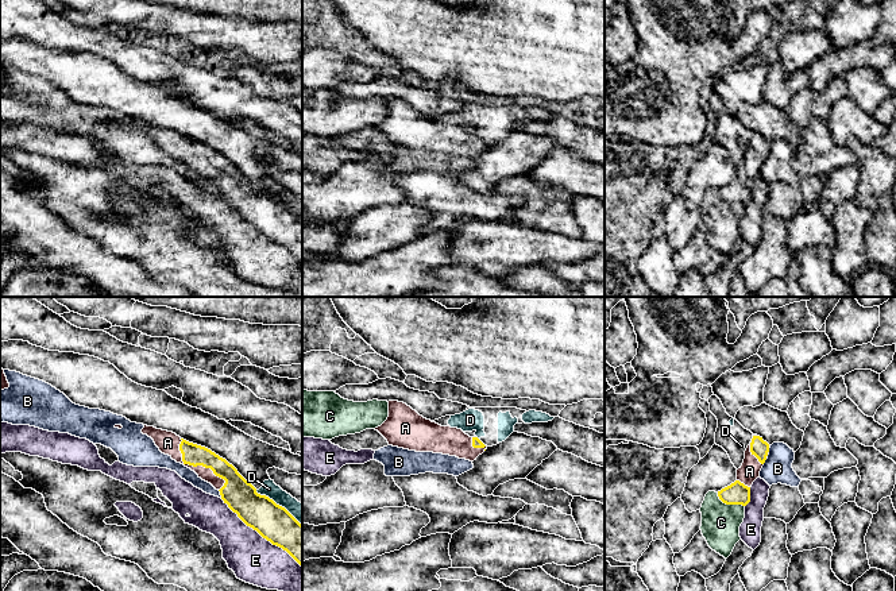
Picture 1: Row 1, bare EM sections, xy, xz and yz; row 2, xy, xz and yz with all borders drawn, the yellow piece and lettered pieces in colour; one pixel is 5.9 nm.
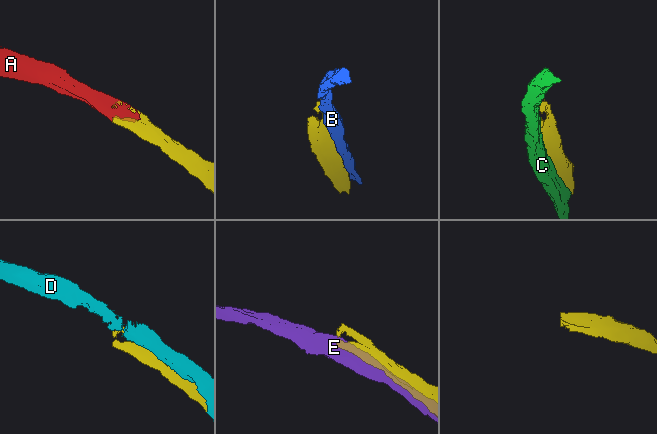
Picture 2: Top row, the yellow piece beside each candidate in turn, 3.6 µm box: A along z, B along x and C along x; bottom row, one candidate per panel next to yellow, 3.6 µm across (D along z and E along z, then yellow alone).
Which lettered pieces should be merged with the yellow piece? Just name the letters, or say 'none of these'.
A

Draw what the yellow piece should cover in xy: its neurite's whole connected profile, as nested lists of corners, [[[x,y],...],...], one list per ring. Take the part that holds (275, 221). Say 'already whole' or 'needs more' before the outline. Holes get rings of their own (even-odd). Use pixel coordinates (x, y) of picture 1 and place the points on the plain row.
needs more; [[[144,123],[142,131],[151,135],[162,151],[211,181],[247,224],[286,248],[302,264],[302,223],[285,205],[258,192],[232,162],[211,147],[154,124]]]

